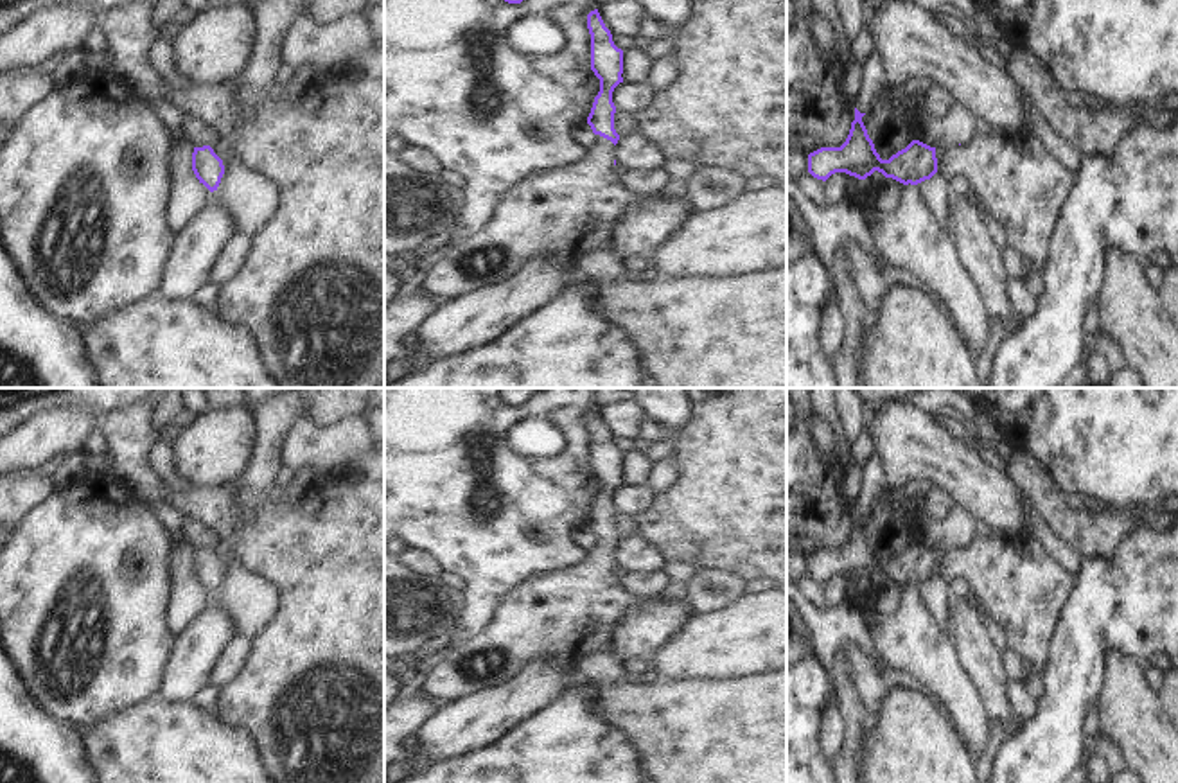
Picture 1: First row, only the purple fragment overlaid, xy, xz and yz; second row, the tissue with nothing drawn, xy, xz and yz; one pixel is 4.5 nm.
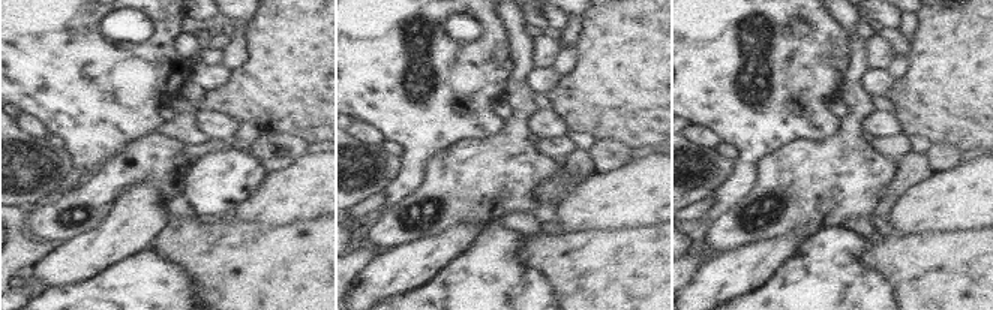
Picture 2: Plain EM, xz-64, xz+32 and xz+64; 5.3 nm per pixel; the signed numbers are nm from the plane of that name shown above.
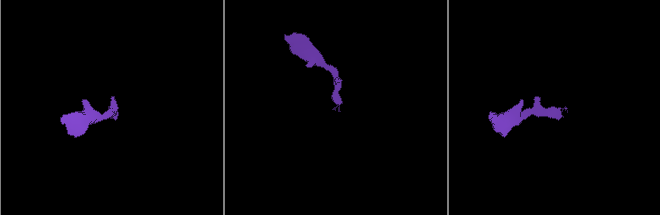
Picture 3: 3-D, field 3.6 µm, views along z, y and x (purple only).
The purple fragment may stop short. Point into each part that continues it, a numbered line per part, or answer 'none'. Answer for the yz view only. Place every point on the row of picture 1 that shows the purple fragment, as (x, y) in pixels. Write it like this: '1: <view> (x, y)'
1: yz (875, 83)
2: yz (1022, 187)

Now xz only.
1: xz (571, 211)

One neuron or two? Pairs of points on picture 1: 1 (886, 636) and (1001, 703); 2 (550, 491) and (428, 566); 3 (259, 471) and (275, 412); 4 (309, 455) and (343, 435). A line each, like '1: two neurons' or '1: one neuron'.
1: two neurons
2: two neurons
3: one neuron
4: one neuron

